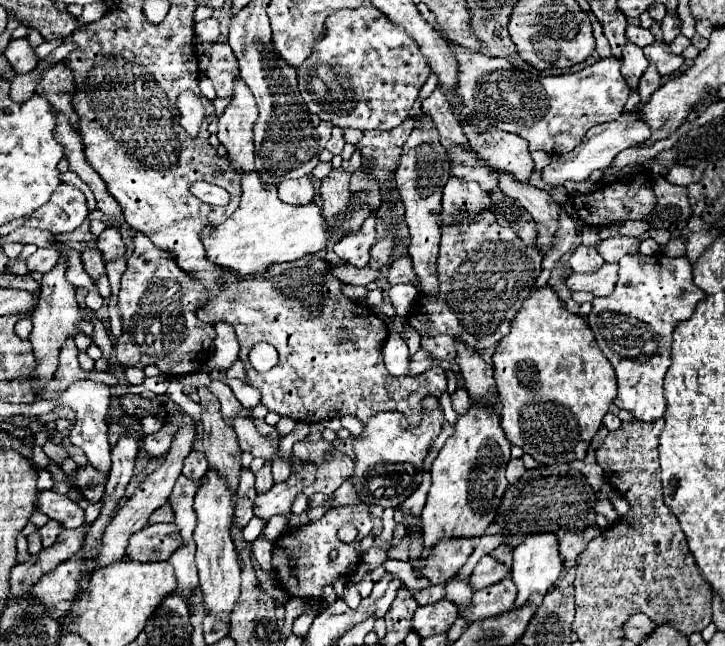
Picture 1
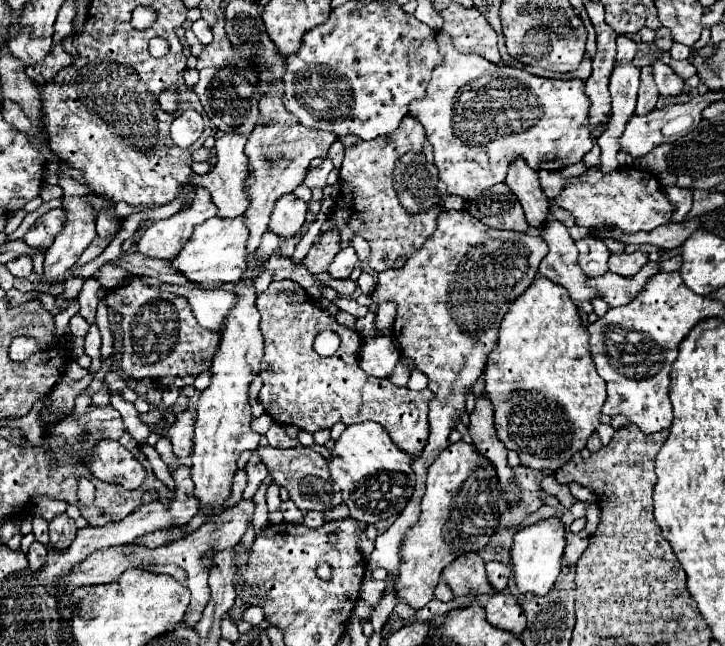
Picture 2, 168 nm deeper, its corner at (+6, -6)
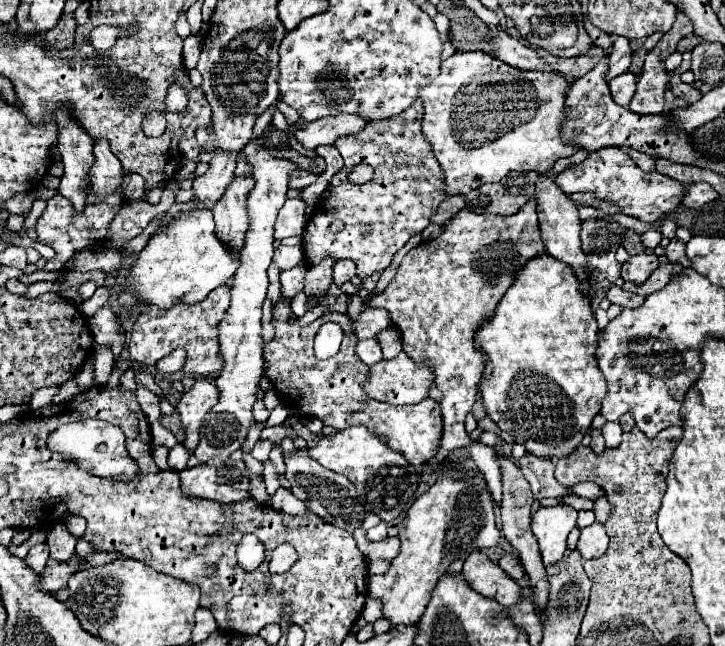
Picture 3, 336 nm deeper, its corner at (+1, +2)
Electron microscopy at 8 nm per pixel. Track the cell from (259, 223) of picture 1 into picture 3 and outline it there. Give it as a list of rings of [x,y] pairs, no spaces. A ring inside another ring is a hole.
[[[209,209],[185,211],[149,239],[133,269],[129,271],[125,289],[119,295],[119,303],[125,307],[135,303],[155,303],[161,309],[169,309],[175,299],[189,305],[199,303],[209,291],[227,283],[235,275],[239,261],[239,253],[217,237],[215,221]]]

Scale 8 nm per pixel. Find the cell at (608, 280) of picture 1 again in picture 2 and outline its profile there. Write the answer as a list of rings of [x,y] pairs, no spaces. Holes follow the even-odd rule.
[[[648,261],[638,275],[634,277],[618,277],[614,273],[606,273],[602,277],[596,277],[596,279],[590,279],[590,287],[596,287],[602,291],[604,295],[604,301],[608,303],[608,307],[618,307],[618,305],[628,305],[632,299],[638,297],[638,293],[646,287],[648,279],[652,275],[658,273],[658,263],[652,263]]]

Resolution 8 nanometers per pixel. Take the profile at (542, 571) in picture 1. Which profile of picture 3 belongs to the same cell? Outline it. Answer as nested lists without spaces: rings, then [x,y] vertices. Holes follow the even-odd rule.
[[[565,505],[541,507],[533,513],[531,529],[537,537],[545,567],[555,565],[563,559],[567,551],[567,535],[576,526],[576,521],[577,511]]]

